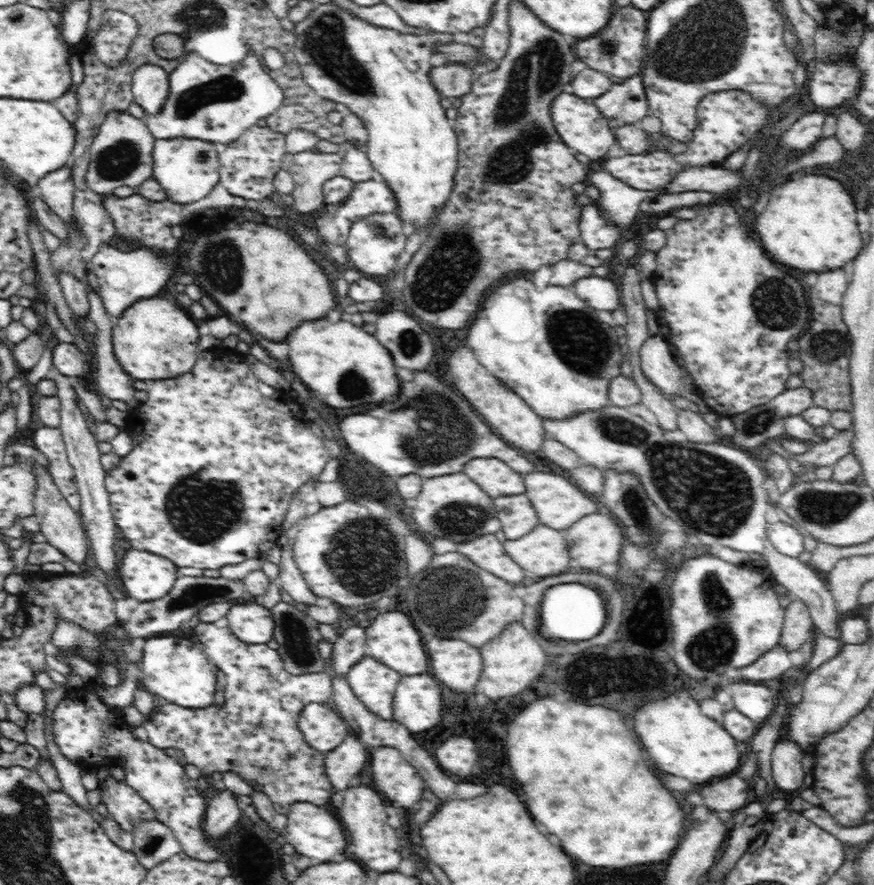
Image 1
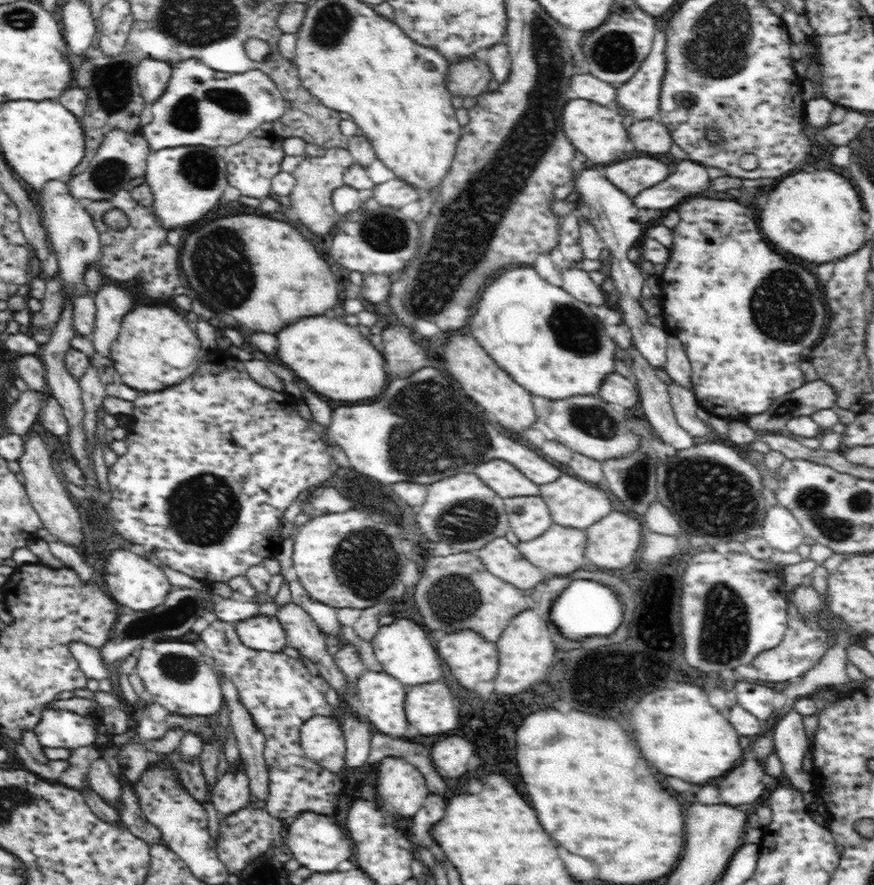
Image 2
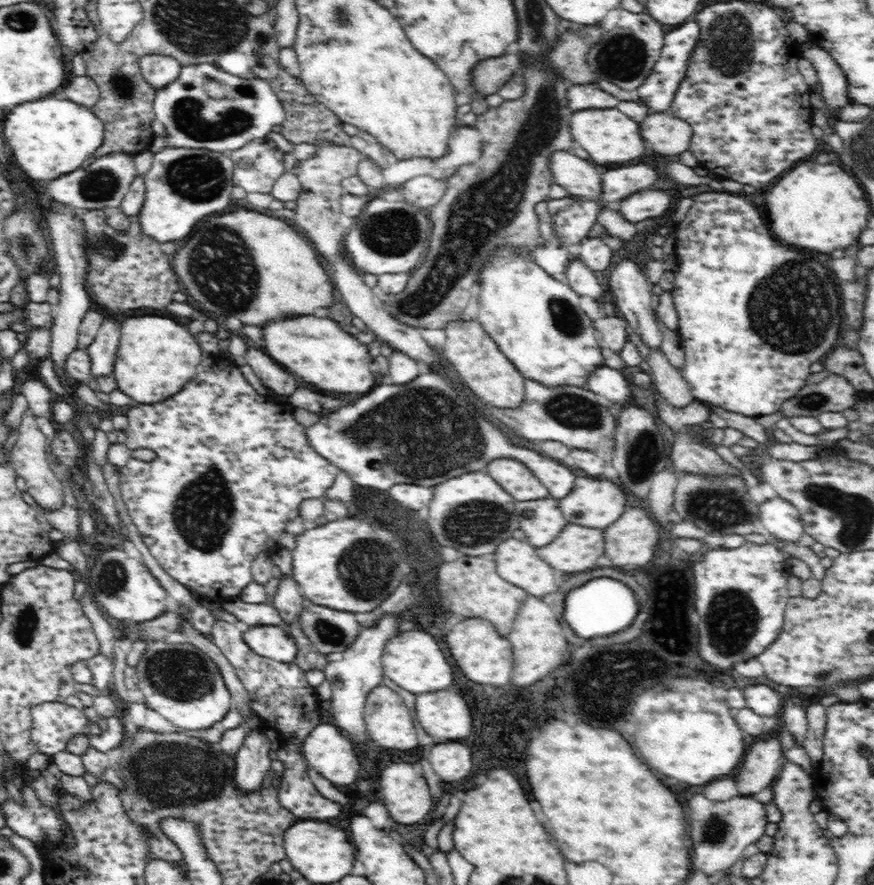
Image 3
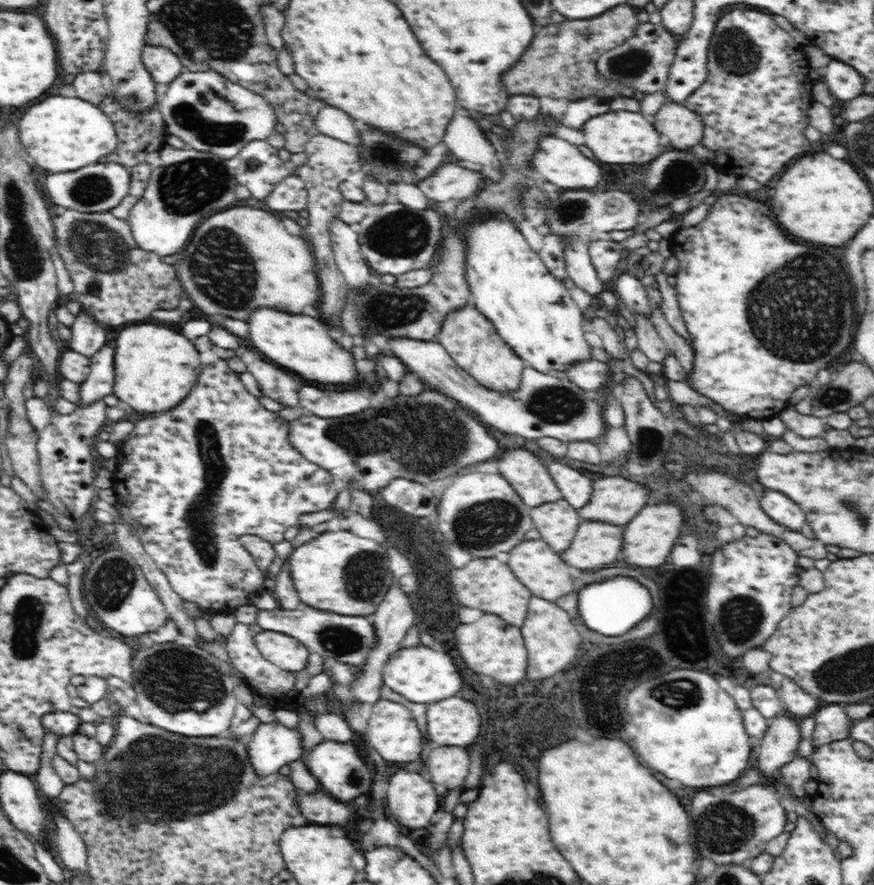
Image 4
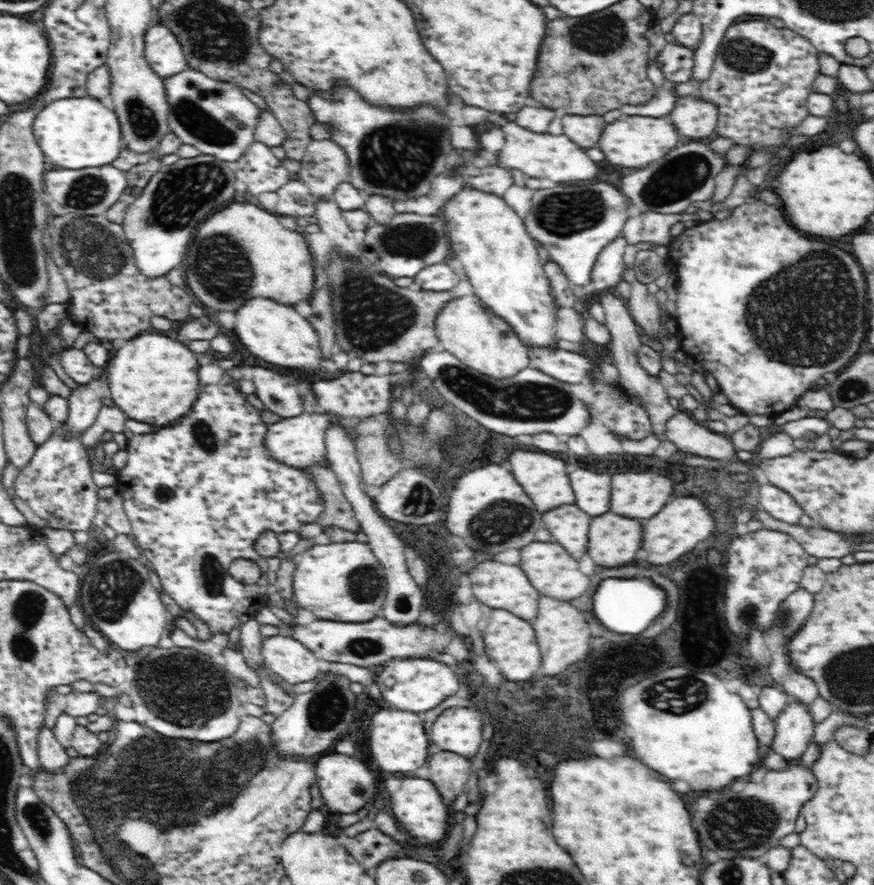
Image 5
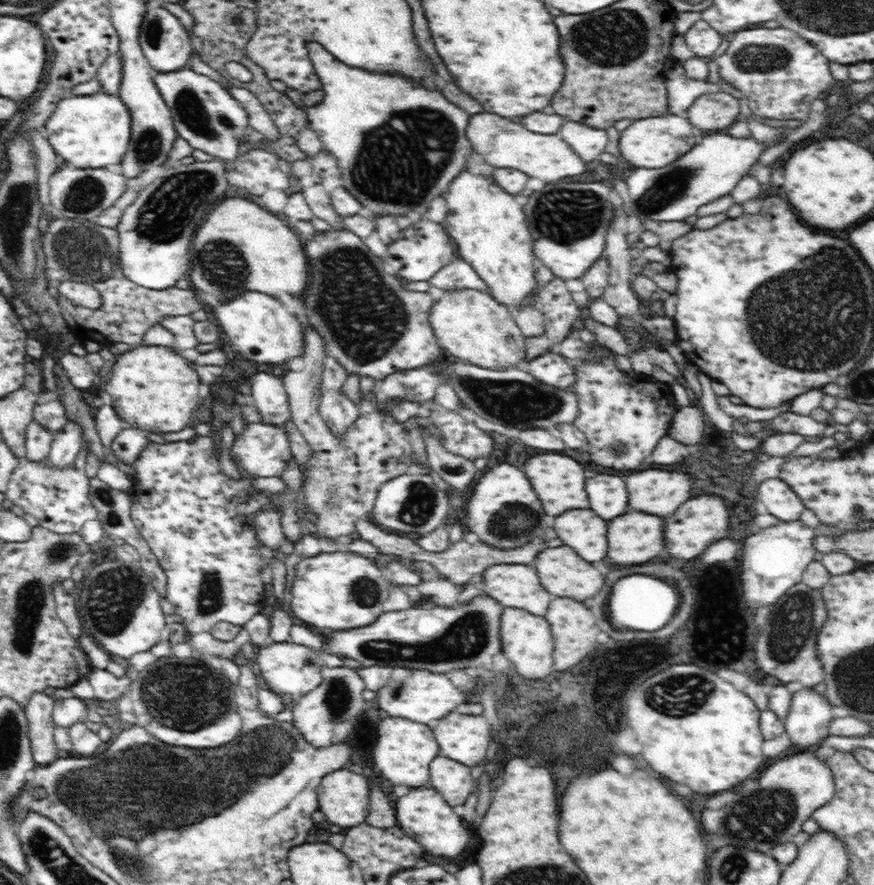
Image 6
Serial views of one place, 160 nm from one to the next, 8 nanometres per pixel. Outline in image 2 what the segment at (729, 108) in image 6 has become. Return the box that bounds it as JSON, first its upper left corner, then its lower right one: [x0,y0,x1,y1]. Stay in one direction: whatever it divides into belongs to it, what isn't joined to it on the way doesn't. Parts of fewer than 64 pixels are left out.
[627,119,672,154]

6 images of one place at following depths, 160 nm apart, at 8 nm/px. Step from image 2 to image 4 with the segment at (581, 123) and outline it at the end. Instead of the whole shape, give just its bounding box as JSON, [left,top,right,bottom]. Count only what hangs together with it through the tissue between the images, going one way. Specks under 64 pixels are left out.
[579,110,666,164]

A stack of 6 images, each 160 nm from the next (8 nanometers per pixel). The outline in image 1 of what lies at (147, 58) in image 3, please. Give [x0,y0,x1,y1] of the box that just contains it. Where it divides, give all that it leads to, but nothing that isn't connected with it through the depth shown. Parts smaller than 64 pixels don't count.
[132,65,169,116]

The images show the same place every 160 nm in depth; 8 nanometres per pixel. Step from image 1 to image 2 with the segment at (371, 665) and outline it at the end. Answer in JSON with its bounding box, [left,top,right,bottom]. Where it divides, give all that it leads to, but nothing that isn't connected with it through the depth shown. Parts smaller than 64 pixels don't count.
[354,669,408,737]

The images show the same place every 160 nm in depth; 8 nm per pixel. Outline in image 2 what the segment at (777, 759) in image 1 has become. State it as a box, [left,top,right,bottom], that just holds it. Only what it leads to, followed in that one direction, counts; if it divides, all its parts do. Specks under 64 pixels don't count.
[773,710,812,791]

